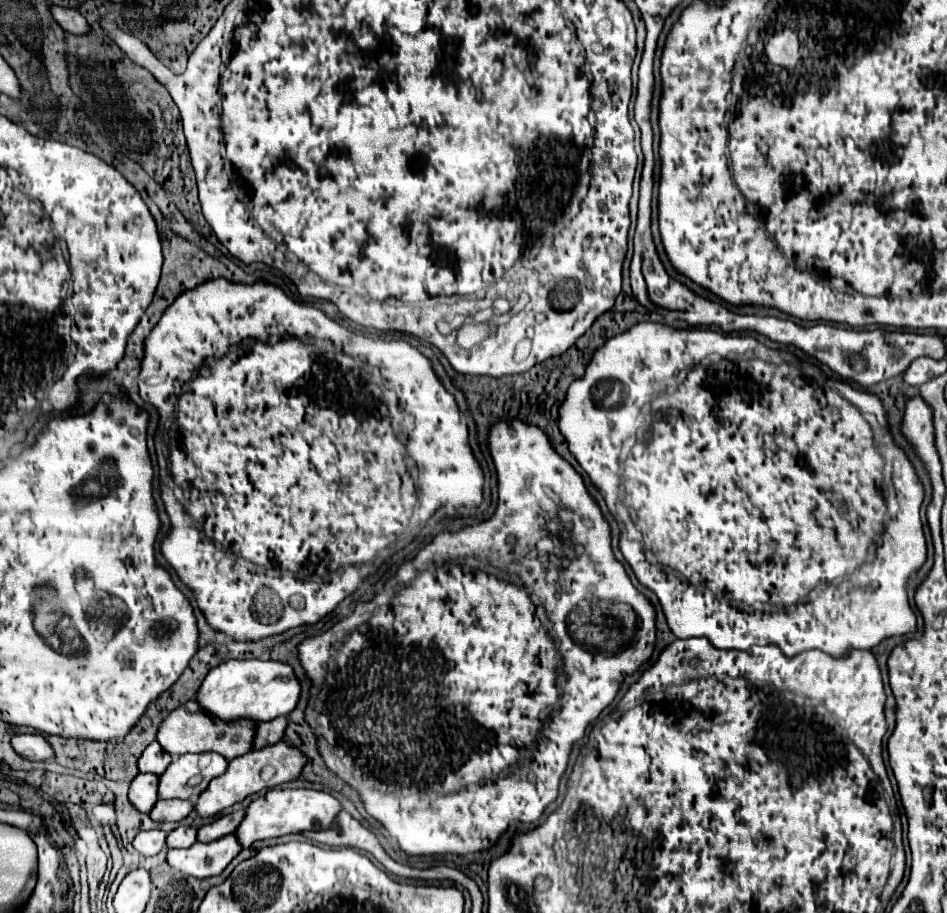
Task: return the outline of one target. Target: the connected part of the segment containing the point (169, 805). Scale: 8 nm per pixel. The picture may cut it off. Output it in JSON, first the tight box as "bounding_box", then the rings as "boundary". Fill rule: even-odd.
{"bounding_box":[149,800,195,822],"boundary":[[[159,800],[149,814],[159,822],[179,822],[191,812],[195,812],[195,802],[191,800]]]}

